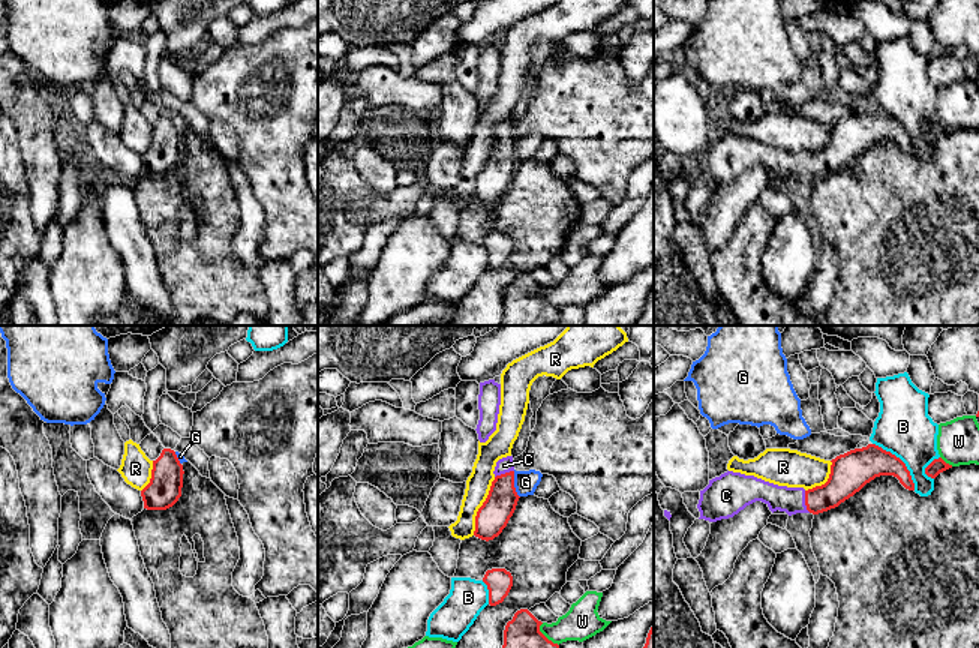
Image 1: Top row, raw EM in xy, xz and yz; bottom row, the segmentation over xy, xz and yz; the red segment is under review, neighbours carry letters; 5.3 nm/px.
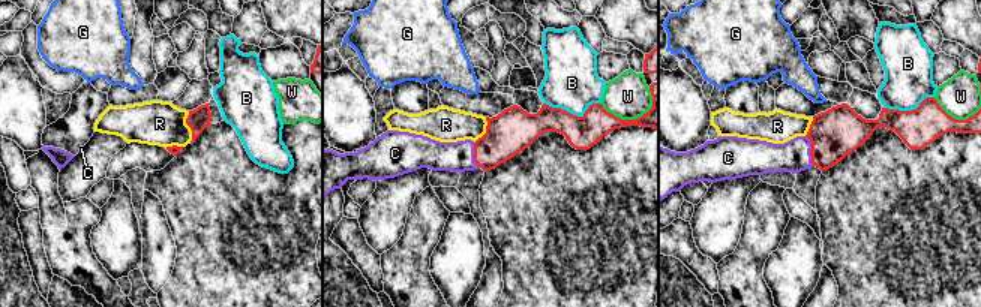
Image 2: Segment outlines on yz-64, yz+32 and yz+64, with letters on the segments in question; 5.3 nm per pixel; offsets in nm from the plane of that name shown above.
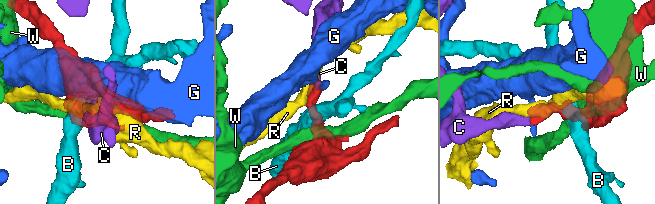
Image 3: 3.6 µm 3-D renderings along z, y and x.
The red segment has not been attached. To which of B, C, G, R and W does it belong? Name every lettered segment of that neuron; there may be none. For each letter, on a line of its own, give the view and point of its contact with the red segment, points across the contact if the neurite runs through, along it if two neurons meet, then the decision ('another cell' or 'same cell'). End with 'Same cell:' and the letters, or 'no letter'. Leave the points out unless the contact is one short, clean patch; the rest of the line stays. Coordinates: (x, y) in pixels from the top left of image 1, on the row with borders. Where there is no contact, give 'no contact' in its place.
B: meets red in yz at (901, 461); border along yz (873, 443), (889, 450), (904, 464), (915, 489); another cell
C: meets red in yz at (805, 501); runs through yz (846, 479), (829, 495), (805, 501), (792, 500); same cell
G: meets red in xz at (513, 485); border along xz (513, 471), (513, 486), (519, 497); another cell
R: meets red in xz at (482, 506); border along xz (495, 477), (486, 500), (477, 512), (473, 534); another cell
W: meets red in xz at (544, 636); another cell
Same cell: C

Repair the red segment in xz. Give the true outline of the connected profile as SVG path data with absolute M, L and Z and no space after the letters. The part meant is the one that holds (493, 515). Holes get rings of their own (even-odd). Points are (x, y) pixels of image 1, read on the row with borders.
M513 456L499 459L493 474L495 480L489 495L475 516L474 536L486 542L493 540L502 532L520 498L514 488Z

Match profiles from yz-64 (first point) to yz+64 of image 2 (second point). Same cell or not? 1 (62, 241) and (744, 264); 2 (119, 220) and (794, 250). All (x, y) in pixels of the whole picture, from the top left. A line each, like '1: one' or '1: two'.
1: one
2: one

